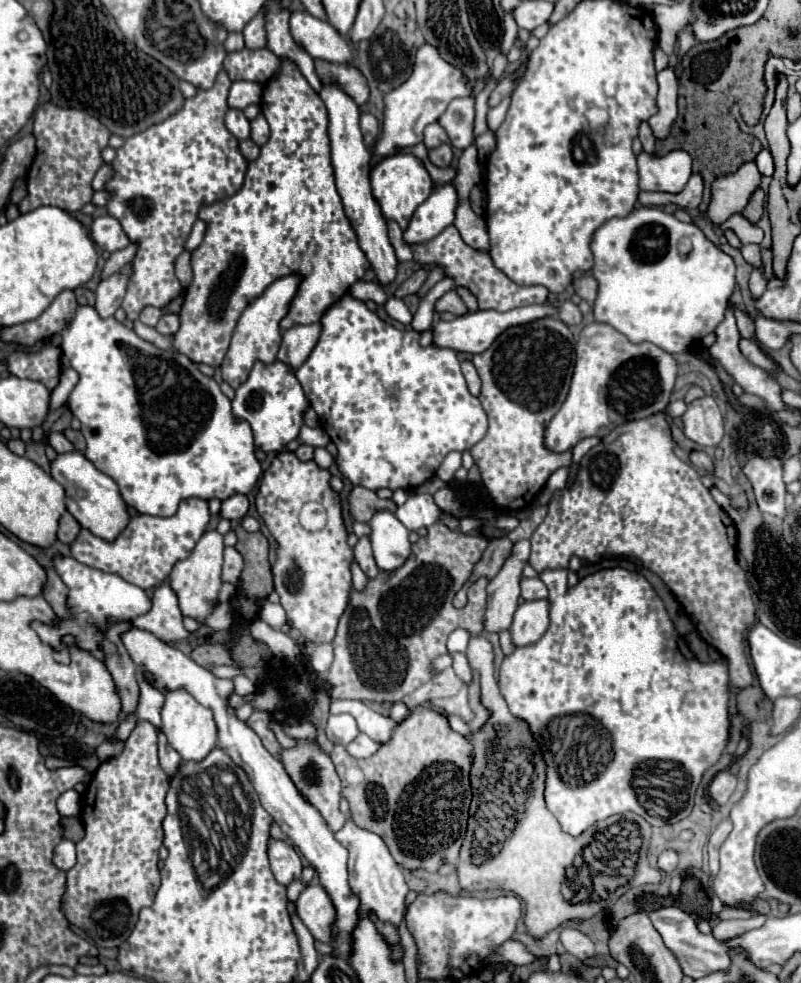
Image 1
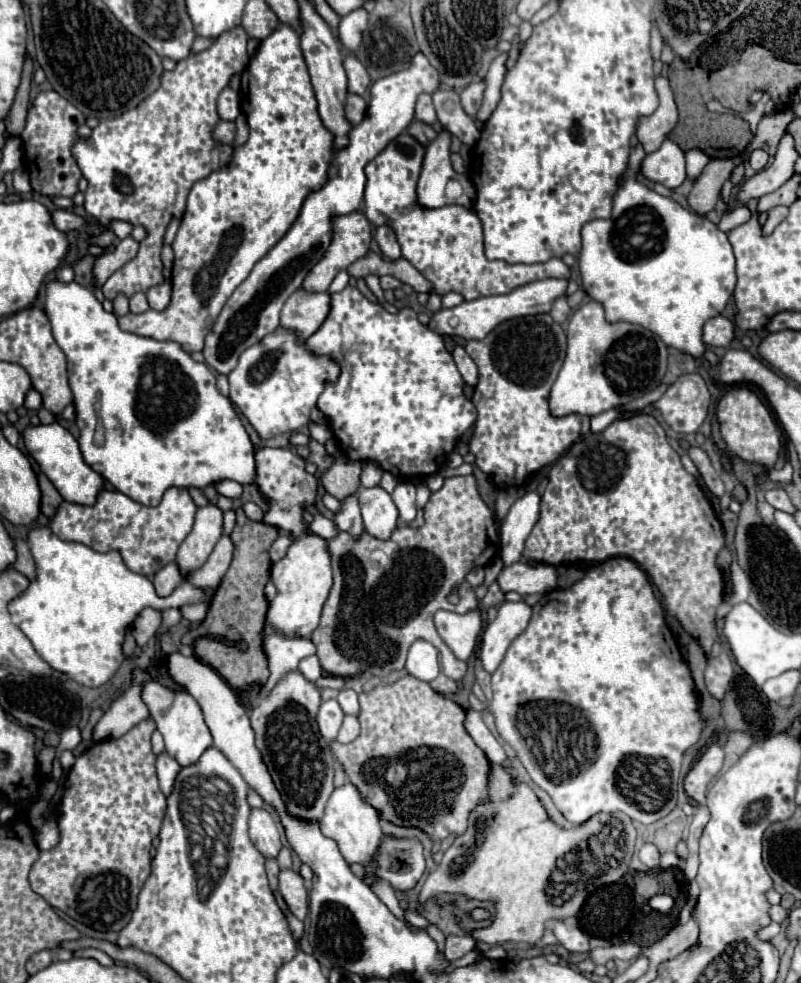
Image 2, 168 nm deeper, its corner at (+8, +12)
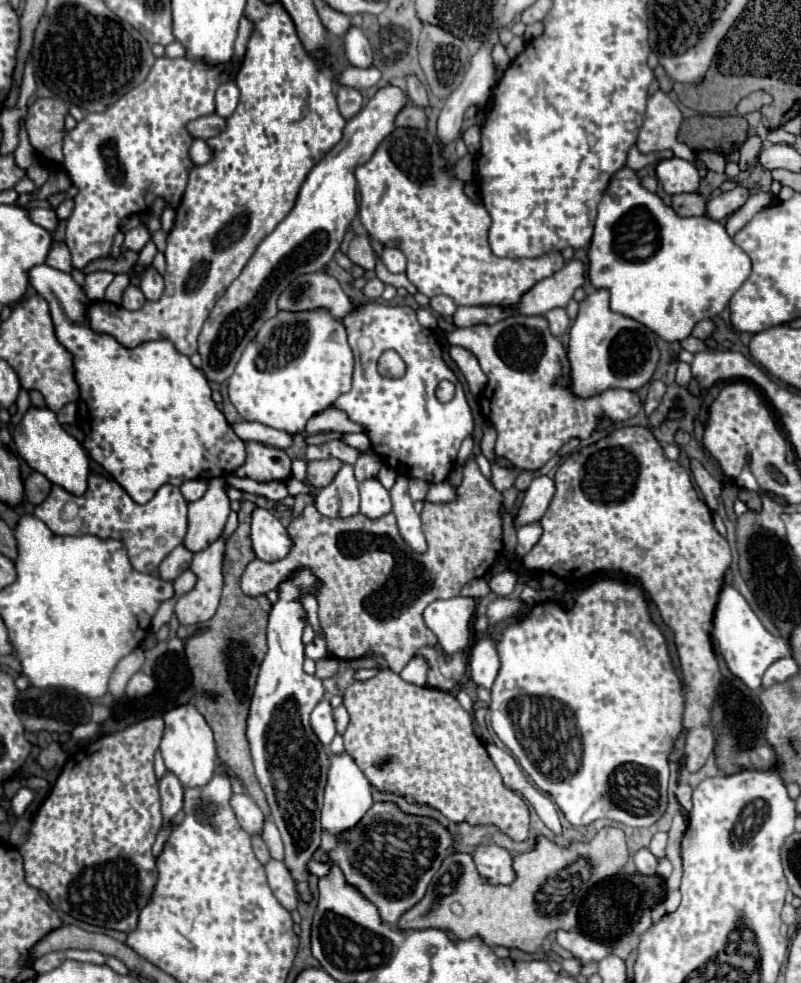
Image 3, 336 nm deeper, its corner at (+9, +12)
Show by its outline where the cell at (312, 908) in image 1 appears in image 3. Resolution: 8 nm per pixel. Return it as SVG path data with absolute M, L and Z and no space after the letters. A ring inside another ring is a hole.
M270 860L266 866L266 876L268 876L268 884L274 892L274 896L278 898L278 902L286 908L286 910L296 910L298 908L298 894L296 894L296 882L292 878L292 872L288 870L288 866L284 862L278 860Z

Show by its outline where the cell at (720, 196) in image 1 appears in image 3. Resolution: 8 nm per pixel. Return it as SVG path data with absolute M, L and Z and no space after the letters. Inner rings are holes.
M686 192L672 196L672 208L680 216L704 216L706 214L706 200L700 192Z

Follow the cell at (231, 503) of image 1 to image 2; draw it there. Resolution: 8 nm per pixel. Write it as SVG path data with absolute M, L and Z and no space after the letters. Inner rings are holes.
M221 480L221 482L215 484L215 488L217 488L219 494L223 494L227 498L233 498L233 500L239 498L241 490L243 490L243 486L239 482L233 482L233 480Z

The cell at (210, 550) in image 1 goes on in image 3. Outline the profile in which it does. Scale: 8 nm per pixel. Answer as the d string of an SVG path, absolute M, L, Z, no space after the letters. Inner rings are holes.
M212 478L206 494L188 504L188 534L184 538L184 546L194 554L208 548L220 538L228 514L230 502L226 496L224 478Z

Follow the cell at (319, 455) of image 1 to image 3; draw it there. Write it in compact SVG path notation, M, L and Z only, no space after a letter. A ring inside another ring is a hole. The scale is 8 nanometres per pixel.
M240 422L240 424L232 424L232 428L244 442L256 440L256 442L270 444L270 446L276 446L282 450L290 448L294 444L294 438L290 434L264 426L264 424L258 424L258 422Z

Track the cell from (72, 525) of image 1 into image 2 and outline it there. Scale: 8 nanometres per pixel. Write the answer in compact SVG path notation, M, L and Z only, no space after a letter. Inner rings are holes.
M39 476L39 488L41 488L41 512L47 518L51 518L57 512L59 504L63 502L63 498L45 476Z

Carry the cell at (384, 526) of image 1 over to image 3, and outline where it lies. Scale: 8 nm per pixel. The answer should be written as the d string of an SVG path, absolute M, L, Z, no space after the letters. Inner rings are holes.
M376 478L360 482L360 514L370 520L378 520L388 512L392 512L388 490Z

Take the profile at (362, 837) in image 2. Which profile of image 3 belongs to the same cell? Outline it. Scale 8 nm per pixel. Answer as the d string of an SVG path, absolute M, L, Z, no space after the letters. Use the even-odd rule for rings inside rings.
M330 754L330 772L328 772L328 784L326 784L326 796L324 796L324 808L322 808L322 828L328 830L332 836L340 836L346 830L352 830L364 814L372 808L372 786L360 774L358 766L348 758L348 754L334 756Z

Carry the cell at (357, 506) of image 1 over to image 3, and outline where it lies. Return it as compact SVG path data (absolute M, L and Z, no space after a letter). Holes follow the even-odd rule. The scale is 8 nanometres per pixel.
M328 458L328 460L314 460L314 462L308 462L308 474L306 474L306 480L308 484L312 484L314 488L322 490L326 488L334 476L338 474L338 470L342 468L344 464L336 458Z

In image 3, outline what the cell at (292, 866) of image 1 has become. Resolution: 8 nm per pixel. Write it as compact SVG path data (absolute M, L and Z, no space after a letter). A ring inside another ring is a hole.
M232 794L230 798L230 804L236 812L236 818L238 818L238 824L250 834L250 836L262 836L262 830L264 830L264 814L262 810L256 806L256 802L246 796L246 794Z

